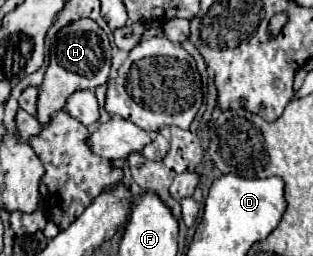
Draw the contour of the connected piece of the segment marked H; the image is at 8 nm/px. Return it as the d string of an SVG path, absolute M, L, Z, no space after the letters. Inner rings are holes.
M79 18L77 22L69 22L69 26L63 26L49 48L49 66L37 96L37 120L41 124L47 124L53 112L63 110L67 98L73 92L93 90L95 86L105 84L109 78L109 68L111 44L107 32L97 22L93 22L91 18Z

